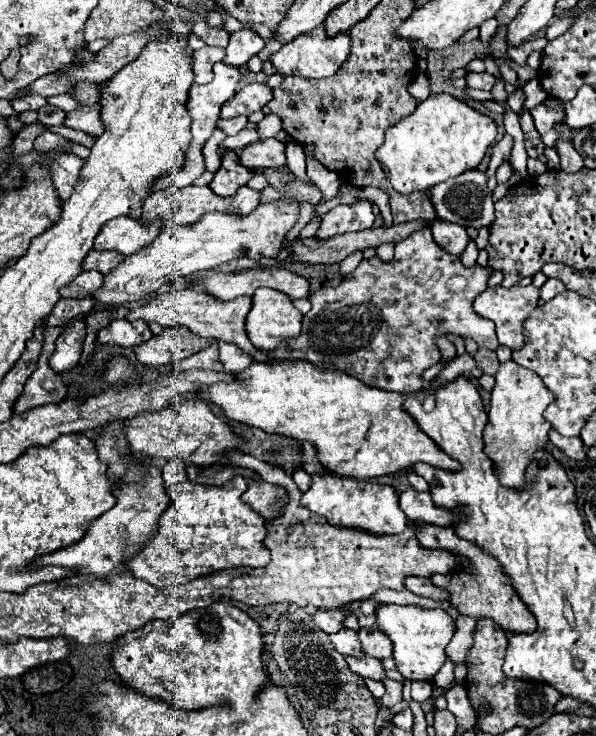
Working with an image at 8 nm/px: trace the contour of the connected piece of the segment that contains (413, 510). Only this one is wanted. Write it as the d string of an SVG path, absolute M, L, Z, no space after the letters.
M408 488L400 492L400 508L402 512L414 522L414 520L424 520L436 526L452 526L452 514L442 512L432 504L432 498L428 492L416 492L414 488Z

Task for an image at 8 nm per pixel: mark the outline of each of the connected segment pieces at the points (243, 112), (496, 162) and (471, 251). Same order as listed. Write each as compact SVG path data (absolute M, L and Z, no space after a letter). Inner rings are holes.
M248 84L244 86L228 104L222 108L222 118L234 118L234 116L250 116L256 110L262 110L272 100L272 90L266 84Z
M504 136L494 148L492 148L492 160L490 160L490 166L488 166L488 170L486 170L486 174L488 176L492 176L494 172L496 172L496 168L502 164L502 162L506 162L506 160L510 160L510 150L512 150L512 144L514 144L514 140L512 140L512 136Z
M470 242L470 246L464 250L464 254L460 256L460 260L462 260L462 264L466 266L466 268L472 268L472 266L476 266L476 258L478 258L478 248L476 248L476 244L474 242Z

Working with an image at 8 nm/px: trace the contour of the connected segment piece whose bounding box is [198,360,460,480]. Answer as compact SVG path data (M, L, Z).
M272 360L268 364L252 362L246 370L236 372L234 376L236 380L230 384L220 382L200 388L198 398L212 402L224 412L228 420L234 420L238 424L254 426L264 430L266 434L278 434L284 438L292 438L296 442L310 442L316 448L320 464L338 476L366 480L406 470L416 462L426 462L430 466L444 470L460 468L458 462L452 460L448 454L442 454L440 448L436 448L436 444L418 428L418 424L414 424L410 414L402 410L402 402L406 398L402 394L368 388L366 384L360 384L360 380L352 376L342 376L342 372L336 370L322 372L304 360Z

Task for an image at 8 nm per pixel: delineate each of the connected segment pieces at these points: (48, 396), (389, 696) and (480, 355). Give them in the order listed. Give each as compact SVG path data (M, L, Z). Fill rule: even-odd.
M46 328L44 330L44 346L38 358L38 368L32 372L32 376L26 380L22 394L18 396L14 404L14 414L26 412L36 406L44 404L58 404L66 398L66 384L62 378L48 366L48 360L54 352L54 342L60 336L62 328Z
M384 678L382 684L386 686L386 694L384 694L384 698L380 700L382 706L394 706L396 702L402 700L402 682L400 682L400 680Z
M478 348L478 352L474 354L474 360L476 360L476 366L478 366L484 374L494 374L496 368L500 366L500 362L498 362L498 358L496 358L496 352L482 350L482 348Z

